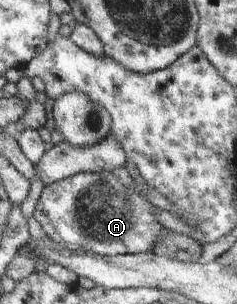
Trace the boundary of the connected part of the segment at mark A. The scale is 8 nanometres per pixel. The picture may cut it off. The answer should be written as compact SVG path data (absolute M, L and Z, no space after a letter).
M102 171L99 173L82 173L53 185L44 186L34 212L34 218L40 223L48 239L52 239L61 247L70 250L87 250L111 257L121 254L152 252L155 242L160 237L159 229L162 228L155 221L153 215L155 209L156 207L153 207L136 191L124 187L116 173Z

